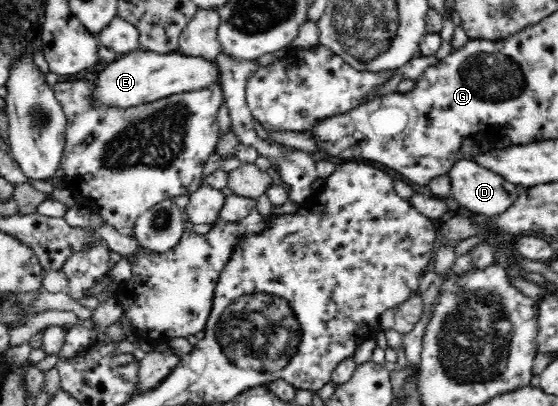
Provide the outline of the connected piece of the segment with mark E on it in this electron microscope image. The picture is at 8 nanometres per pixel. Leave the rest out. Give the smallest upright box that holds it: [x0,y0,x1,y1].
[88,50,221,110]

